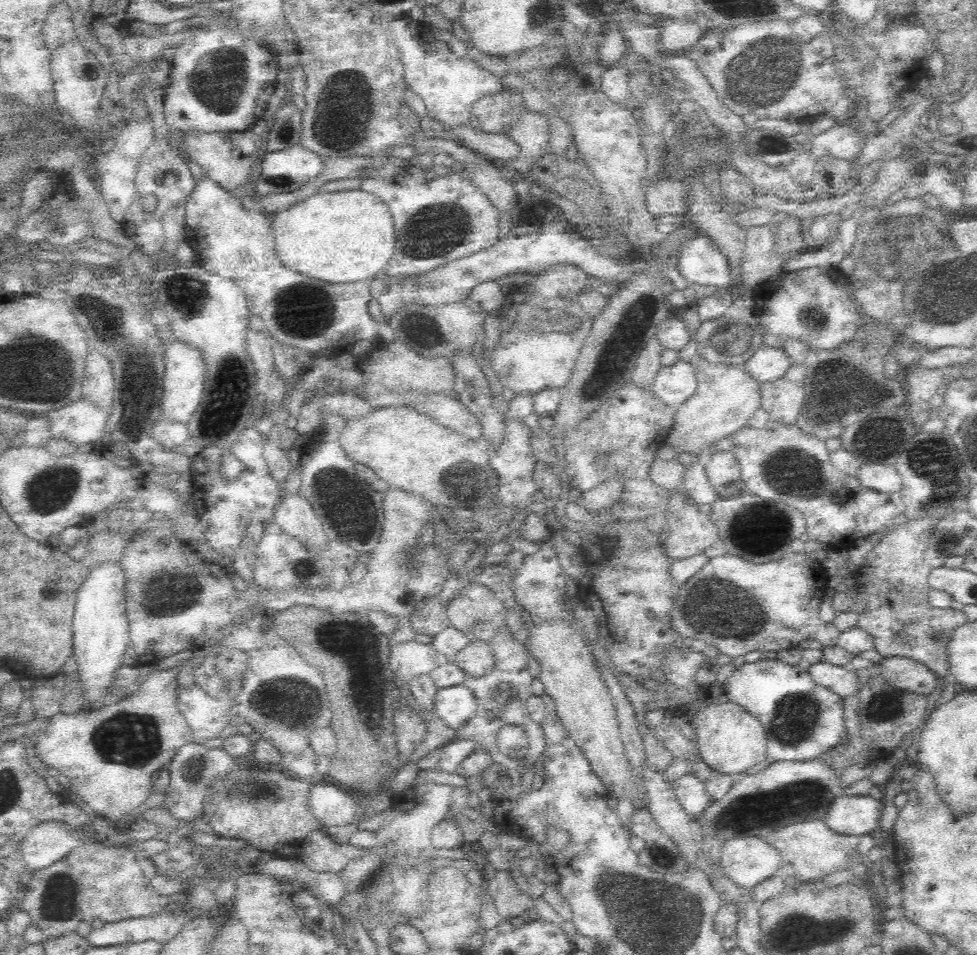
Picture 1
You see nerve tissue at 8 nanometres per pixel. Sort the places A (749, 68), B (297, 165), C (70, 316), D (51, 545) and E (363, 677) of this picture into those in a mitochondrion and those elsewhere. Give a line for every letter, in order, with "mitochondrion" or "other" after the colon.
A: mitochondrion
B: other
C: other
D: other
E: other

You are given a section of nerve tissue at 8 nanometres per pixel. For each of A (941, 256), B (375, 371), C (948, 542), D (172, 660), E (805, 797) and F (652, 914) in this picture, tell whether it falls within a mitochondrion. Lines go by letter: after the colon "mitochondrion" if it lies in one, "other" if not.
A: mitochondrion
B: other
C: mitochondrion
D: other
E: mitochondrion
F: mitochondrion

